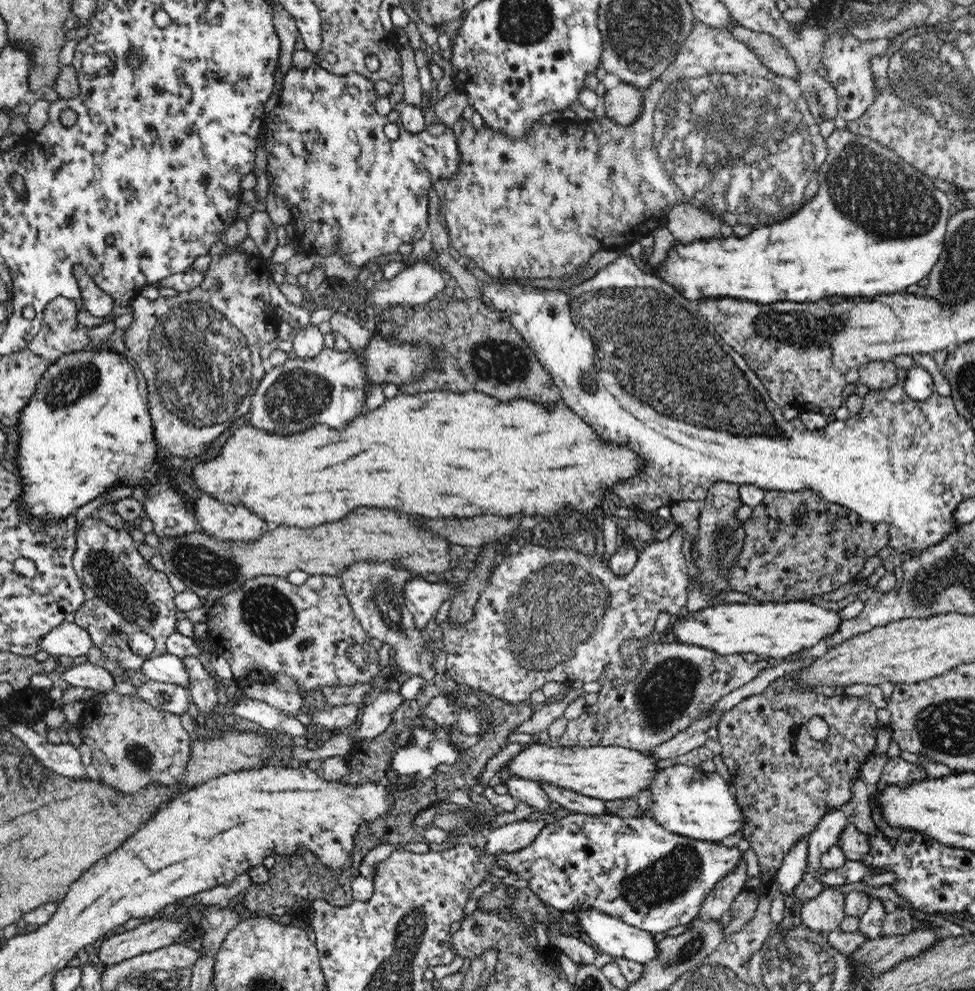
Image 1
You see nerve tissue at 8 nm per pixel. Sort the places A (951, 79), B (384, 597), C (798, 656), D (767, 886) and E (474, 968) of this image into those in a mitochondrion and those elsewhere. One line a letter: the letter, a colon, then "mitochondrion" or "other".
A: mitochondrion
B: mitochondrion
C: other
D: other
E: other

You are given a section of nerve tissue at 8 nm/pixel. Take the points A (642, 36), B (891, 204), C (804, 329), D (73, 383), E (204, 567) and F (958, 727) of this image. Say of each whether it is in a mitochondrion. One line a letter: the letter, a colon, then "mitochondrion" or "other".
A: mitochondrion
B: mitochondrion
C: mitochondrion
D: mitochondrion
E: mitochondrion
F: mitochondrion

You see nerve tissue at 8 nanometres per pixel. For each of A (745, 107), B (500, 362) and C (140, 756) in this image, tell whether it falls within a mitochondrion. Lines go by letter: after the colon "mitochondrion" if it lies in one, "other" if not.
A: mitochondrion
B: mitochondrion
C: mitochondrion

